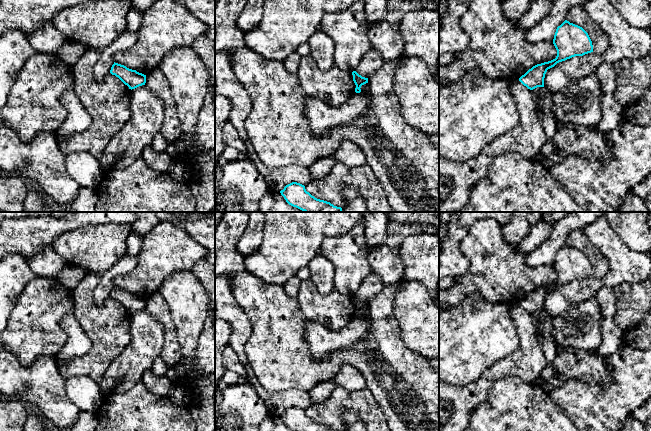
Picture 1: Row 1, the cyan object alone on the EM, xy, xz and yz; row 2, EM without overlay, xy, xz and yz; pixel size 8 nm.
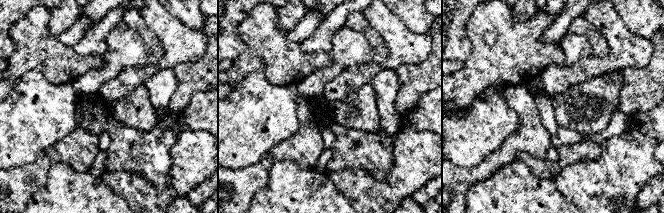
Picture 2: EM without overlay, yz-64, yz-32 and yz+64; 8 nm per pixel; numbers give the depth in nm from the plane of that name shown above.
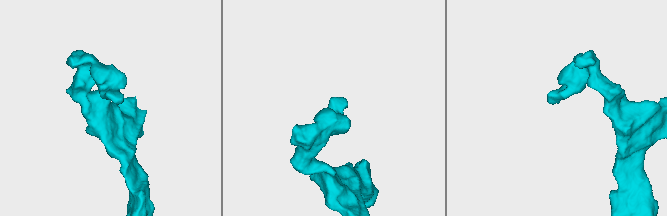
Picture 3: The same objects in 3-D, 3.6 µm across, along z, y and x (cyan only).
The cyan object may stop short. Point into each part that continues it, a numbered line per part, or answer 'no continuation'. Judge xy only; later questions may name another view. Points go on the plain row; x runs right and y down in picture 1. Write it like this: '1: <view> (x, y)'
no continuation

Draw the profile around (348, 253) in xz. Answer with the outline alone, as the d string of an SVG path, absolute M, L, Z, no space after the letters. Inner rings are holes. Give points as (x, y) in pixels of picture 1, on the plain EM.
M362 215L360 221L346 234L324 240L319 255L333 264L334 288L338 293L347 297L356 294L363 280L372 273L368 254Z

